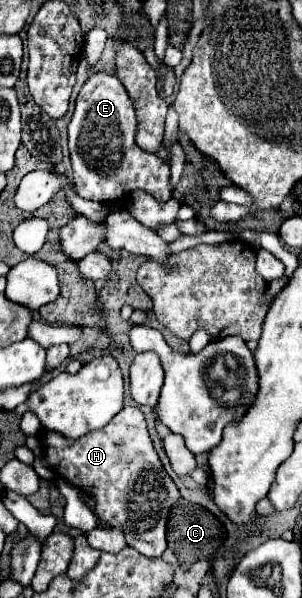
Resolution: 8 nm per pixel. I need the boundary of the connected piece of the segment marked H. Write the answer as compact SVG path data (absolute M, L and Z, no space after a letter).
M125 407L105 427L79 439L45 433L45 459L59 477L95 497L95 515L109 527L121 529L127 545L147 557L163 555L167 547L167 515L171 505L179 501L179 491L163 469L153 449L145 417L137 407Z

